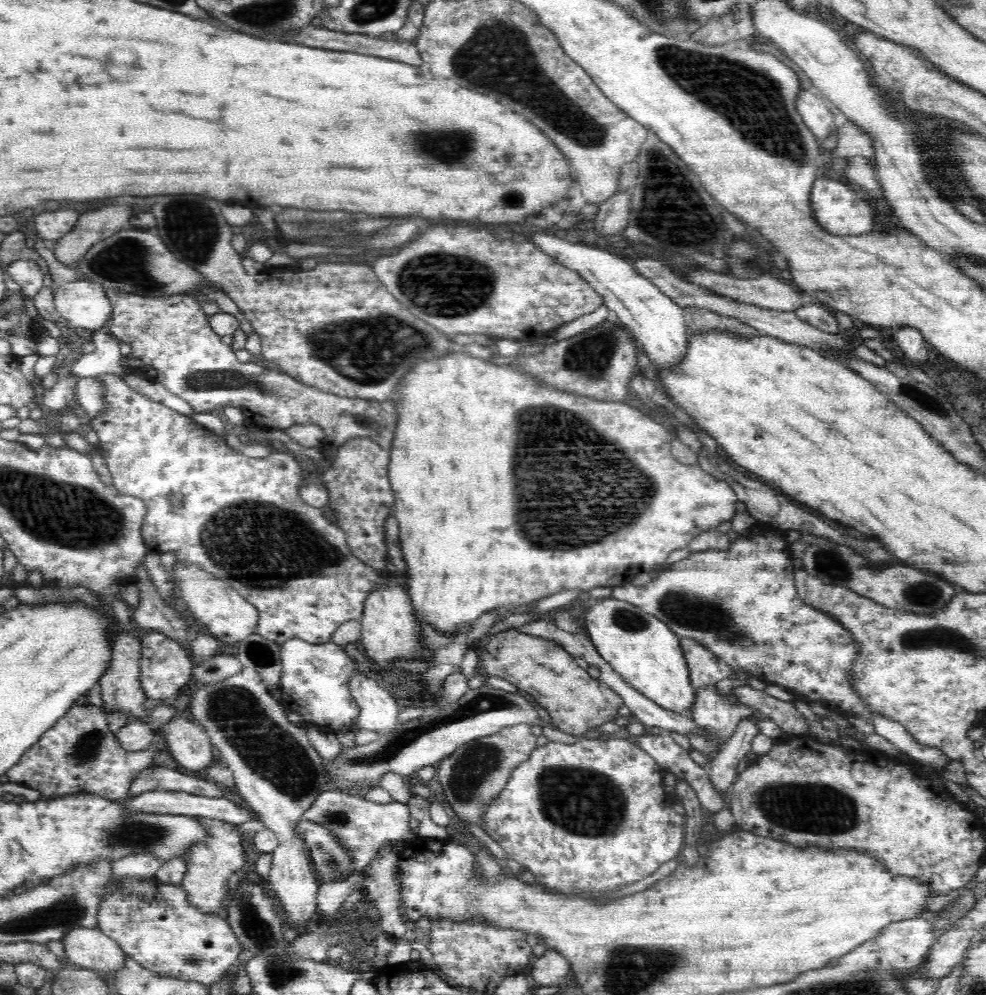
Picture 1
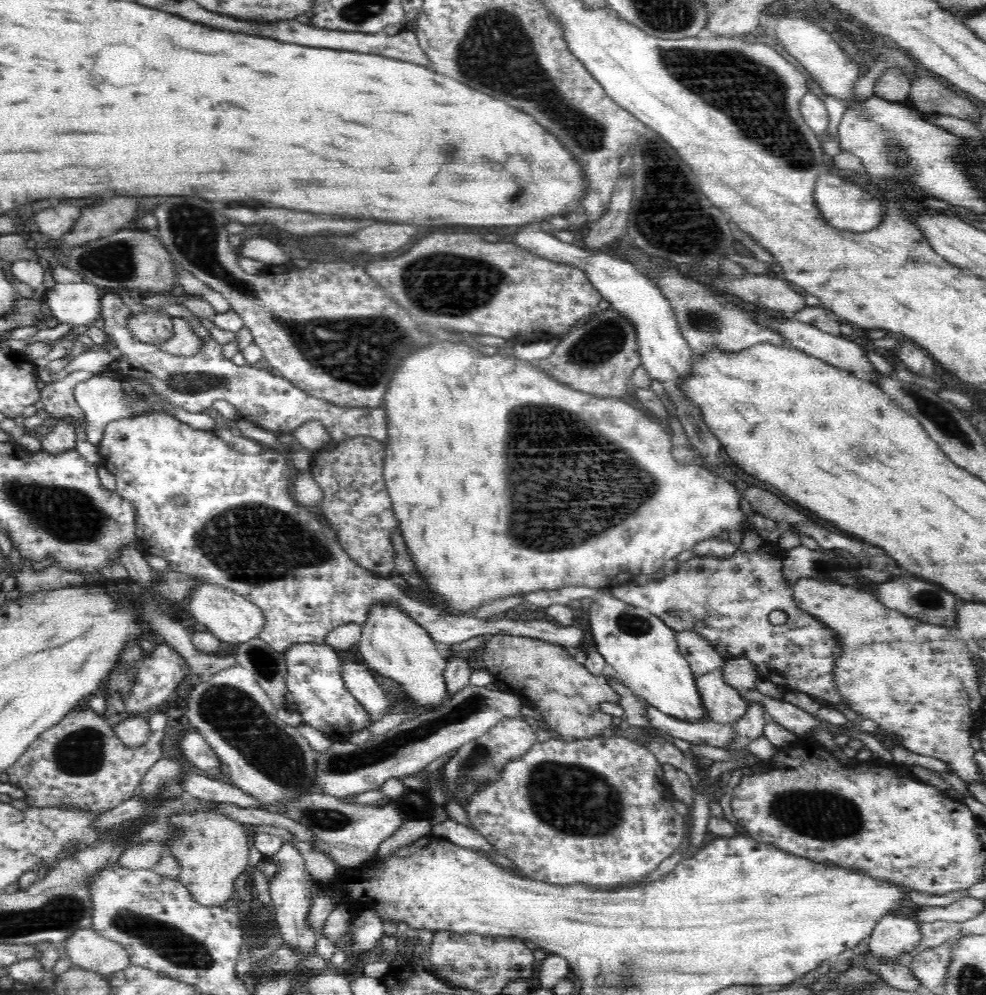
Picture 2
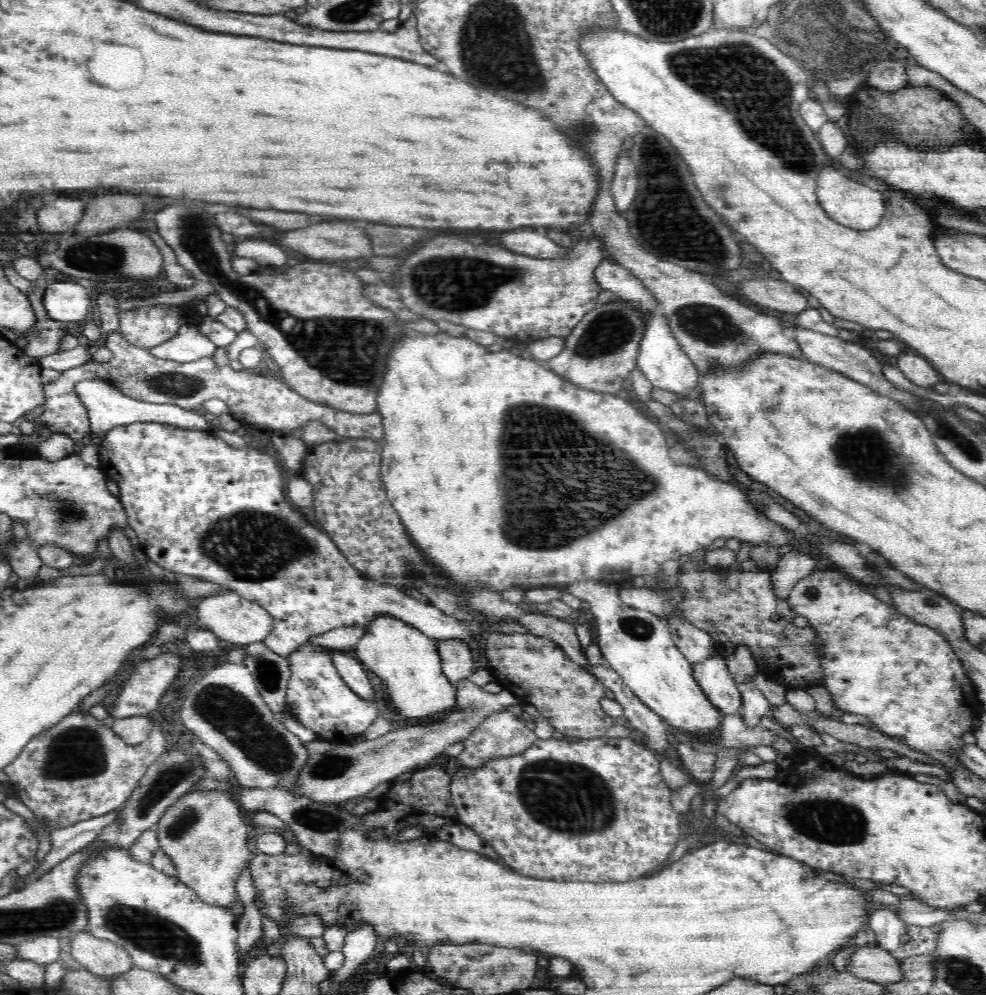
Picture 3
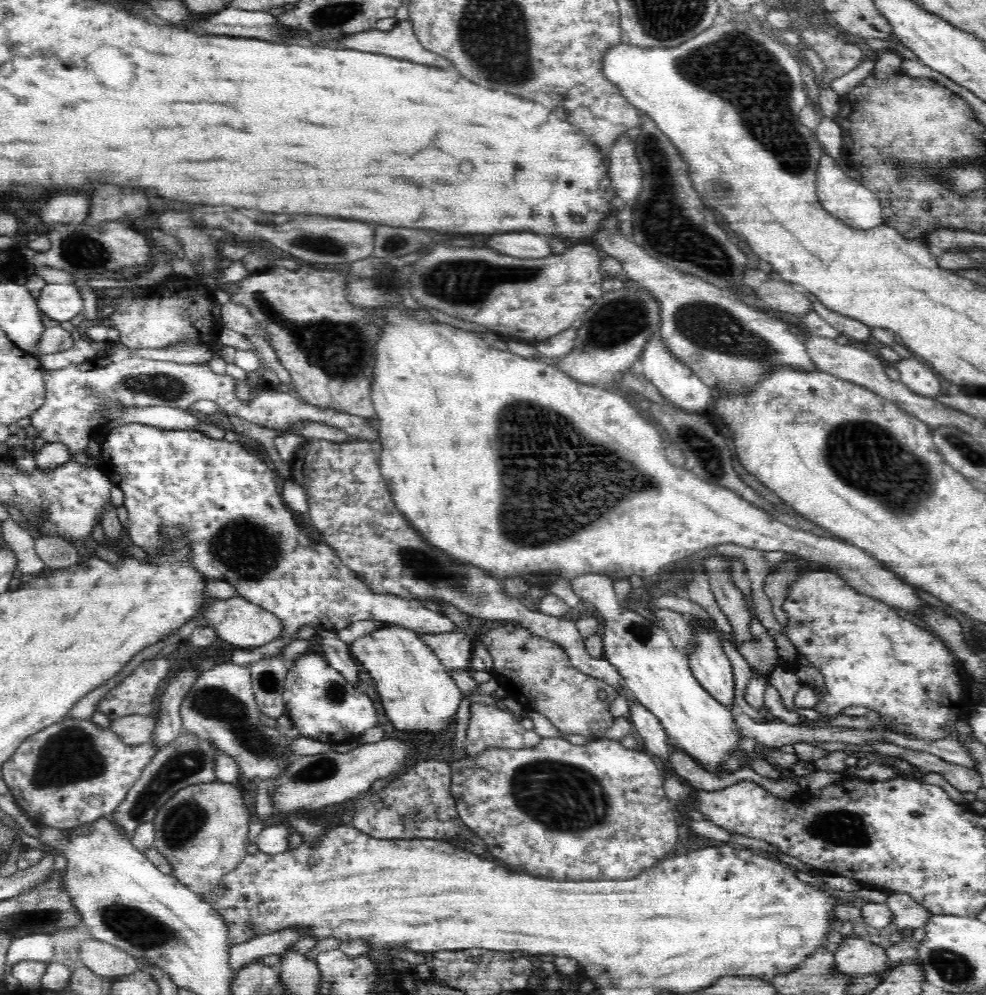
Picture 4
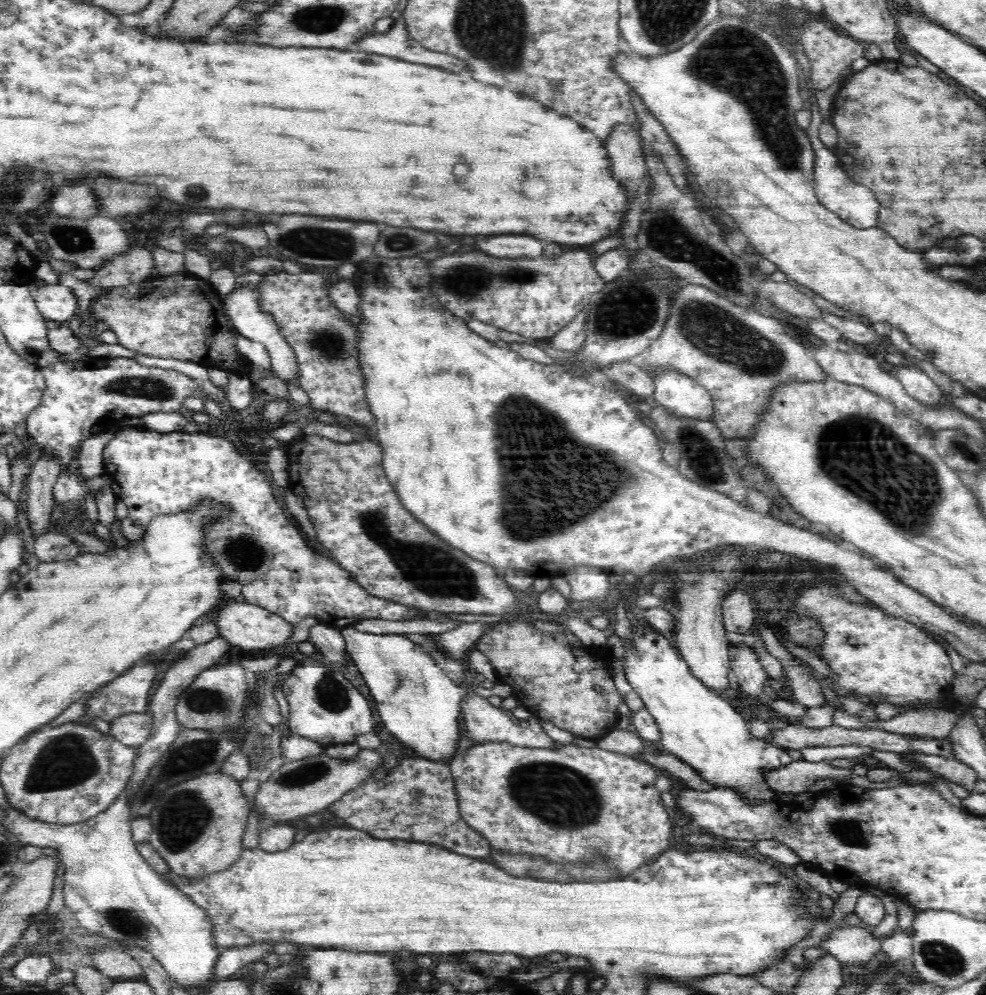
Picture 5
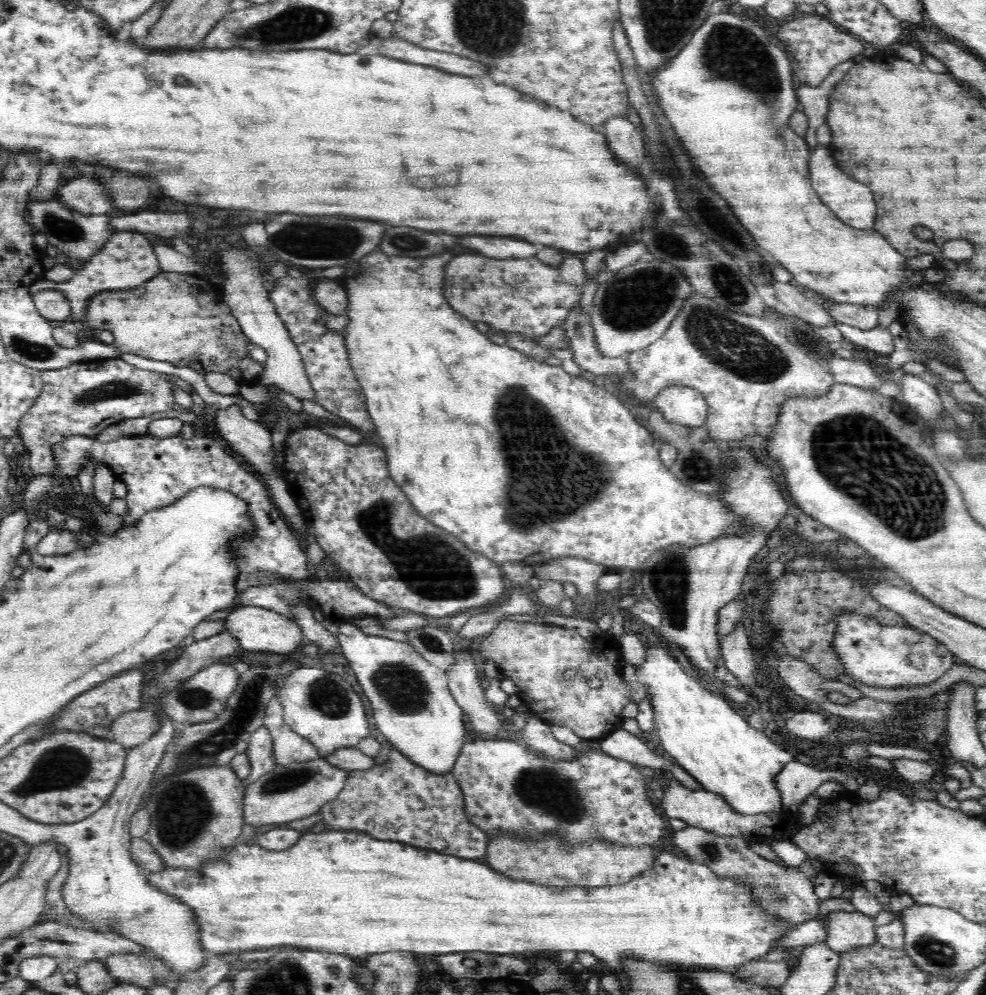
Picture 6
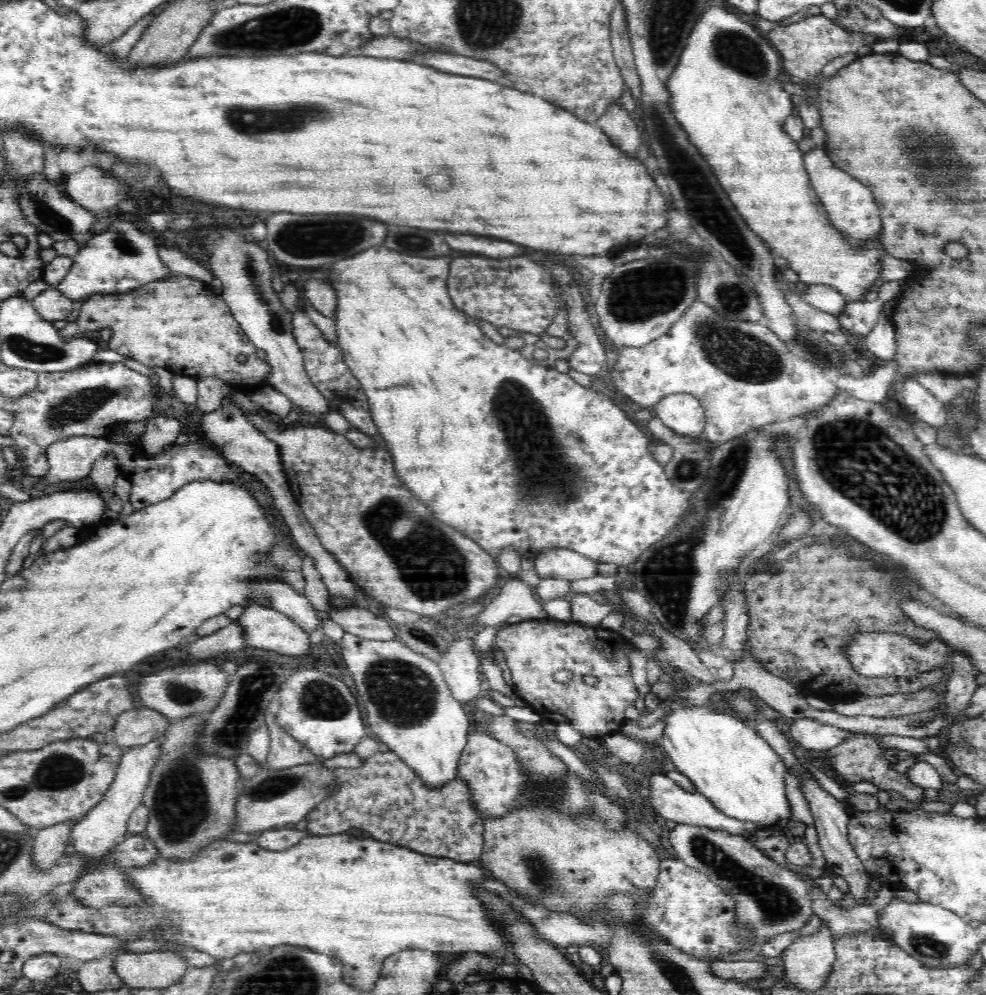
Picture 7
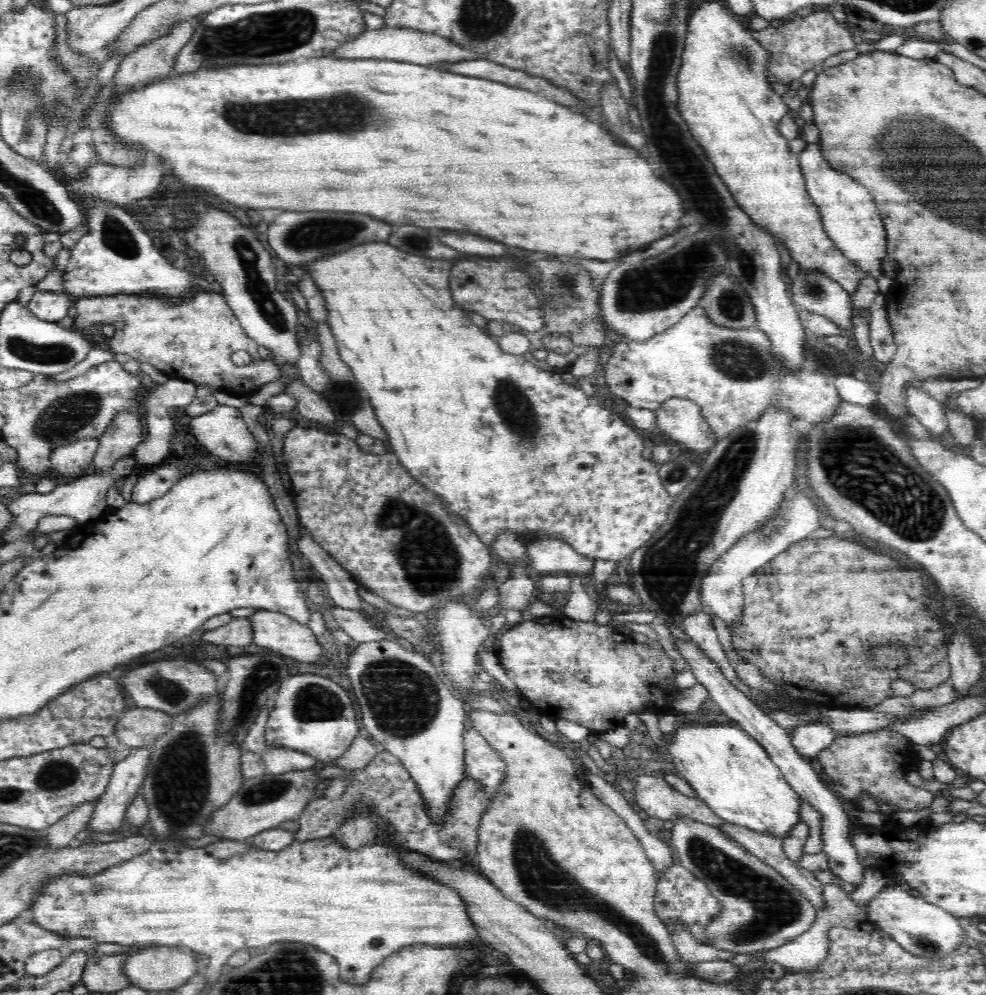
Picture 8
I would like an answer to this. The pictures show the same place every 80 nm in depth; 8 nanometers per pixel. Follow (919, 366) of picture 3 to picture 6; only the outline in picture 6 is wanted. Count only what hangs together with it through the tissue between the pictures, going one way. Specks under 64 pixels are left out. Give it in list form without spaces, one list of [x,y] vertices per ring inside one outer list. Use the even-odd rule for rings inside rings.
[[[914,374],[899,375],[903,401],[923,419],[941,419],[945,410],[937,388]]]

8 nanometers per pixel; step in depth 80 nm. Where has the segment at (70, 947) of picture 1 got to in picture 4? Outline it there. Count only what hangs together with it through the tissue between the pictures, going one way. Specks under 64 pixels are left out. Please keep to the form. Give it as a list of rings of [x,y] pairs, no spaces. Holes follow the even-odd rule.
[[[94,938],[81,940],[75,958],[94,974],[113,979],[125,977],[140,969],[140,962],[125,950]]]

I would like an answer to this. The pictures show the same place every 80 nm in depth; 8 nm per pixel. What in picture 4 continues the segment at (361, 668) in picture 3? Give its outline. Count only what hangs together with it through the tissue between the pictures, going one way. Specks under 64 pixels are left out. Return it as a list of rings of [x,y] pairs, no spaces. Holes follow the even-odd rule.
[[[334,630],[316,631],[320,645],[317,650],[325,656],[326,662],[338,670],[352,686],[358,684],[358,671],[361,670],[358,662],[351,657],[348,645],[344,644]]]

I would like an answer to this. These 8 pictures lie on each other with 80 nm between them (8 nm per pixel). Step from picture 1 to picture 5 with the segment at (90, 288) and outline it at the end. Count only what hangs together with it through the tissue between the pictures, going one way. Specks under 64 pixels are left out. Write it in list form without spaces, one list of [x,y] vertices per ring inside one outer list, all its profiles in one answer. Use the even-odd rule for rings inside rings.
[[[60,284],[45,285],[33,289],[37,309],[48,320],[62,322],[76,314],[78,301],[74,291]]]

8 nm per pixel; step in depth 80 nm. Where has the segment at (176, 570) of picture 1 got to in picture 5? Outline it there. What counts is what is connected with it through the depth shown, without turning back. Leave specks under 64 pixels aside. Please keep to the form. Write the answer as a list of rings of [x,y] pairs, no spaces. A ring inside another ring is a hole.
[[[231,600],[217,610],[215,625],[219,636],[225,638],[233,646],[238,646],[242,650],[264,650],[264,652],[286,648],[285,643],[293,630],[293,623],[288,622],[285,618],[263,609],[261,606],[248,605],[244,600]]]

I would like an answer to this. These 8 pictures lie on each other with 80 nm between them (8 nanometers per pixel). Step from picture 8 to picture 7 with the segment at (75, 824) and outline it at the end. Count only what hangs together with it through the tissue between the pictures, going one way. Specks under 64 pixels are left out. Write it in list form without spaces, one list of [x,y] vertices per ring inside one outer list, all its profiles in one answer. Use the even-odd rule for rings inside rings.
[[[80,816],[80,818],[76,818],[76,820],[58,822],[58,824],[39,829],[38,832],[36,832],[36,840],[34,844],[35,860],[37,860],[39,868],[52,868],[52,866],[56,864],[56,860],[58,860],[58,858],[62,858],[62,855],[64,855],[66,842],[69,840],[71,828],[73,827],[73,824],[77,823],[77,820],[82,817],[83,816]]]

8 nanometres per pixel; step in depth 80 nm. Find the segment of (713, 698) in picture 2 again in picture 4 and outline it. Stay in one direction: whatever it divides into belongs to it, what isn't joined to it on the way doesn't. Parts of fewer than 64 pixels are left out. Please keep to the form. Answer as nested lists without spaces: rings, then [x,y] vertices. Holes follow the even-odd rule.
[[[698,624],[698,634],[700,634],[700,646],[696,648],[696,652],[688,659],[691,671],[697,678],[697,681],[717,699],[718,702],[724,703],[732,709],[734,705],[734,673],[732,673],[732,664],[728,660],[728,656],[722,652],[722,644],[718,640],[716,634],[710,632],[708,624]]]

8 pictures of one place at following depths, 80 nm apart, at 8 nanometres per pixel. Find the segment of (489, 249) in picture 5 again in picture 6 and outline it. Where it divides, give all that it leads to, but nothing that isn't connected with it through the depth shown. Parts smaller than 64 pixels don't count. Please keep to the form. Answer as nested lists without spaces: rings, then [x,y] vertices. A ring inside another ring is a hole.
[[[464,236],[458,238],[458,244],[482,252],[490,258],[530,258],[538,250],[532,242],[522,242],[516,238],[482,238],[482,236]]]

